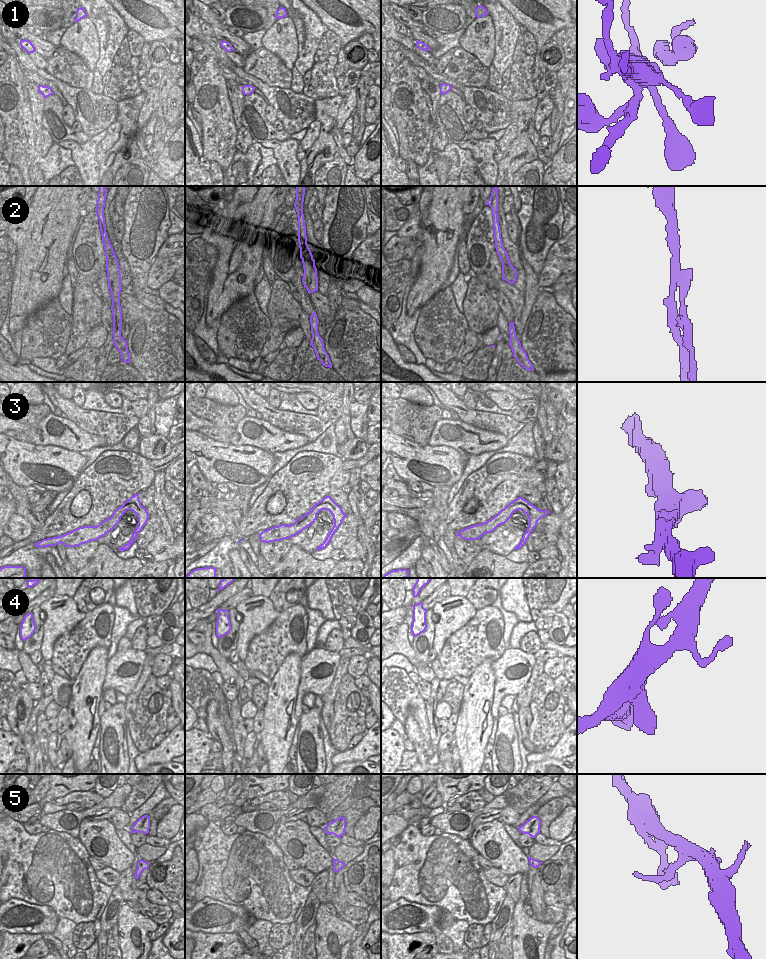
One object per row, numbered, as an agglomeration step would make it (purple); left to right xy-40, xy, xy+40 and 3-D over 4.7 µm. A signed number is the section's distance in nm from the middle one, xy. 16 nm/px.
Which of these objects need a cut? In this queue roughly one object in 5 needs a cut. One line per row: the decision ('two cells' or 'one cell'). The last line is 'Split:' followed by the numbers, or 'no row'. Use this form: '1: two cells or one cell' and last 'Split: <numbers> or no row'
1: one cell
2: two cells
3: one cell
4: one cell
5: one cell
Split: 2

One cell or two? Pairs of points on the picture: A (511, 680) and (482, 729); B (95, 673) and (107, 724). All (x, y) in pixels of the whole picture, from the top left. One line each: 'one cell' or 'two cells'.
A: two cells
B: two cells

